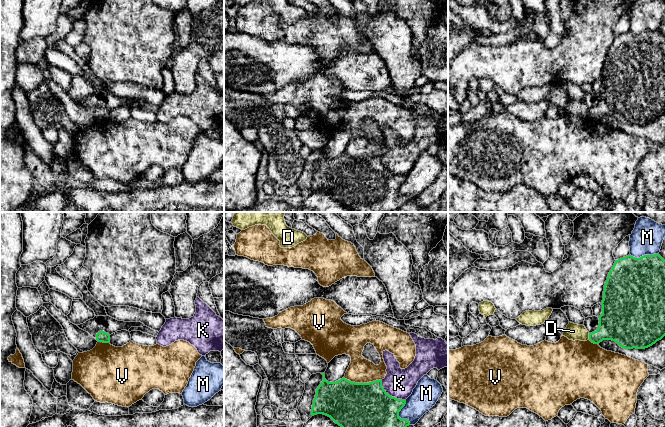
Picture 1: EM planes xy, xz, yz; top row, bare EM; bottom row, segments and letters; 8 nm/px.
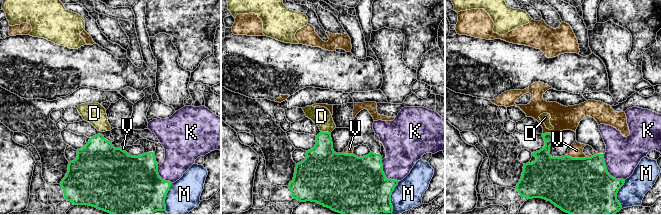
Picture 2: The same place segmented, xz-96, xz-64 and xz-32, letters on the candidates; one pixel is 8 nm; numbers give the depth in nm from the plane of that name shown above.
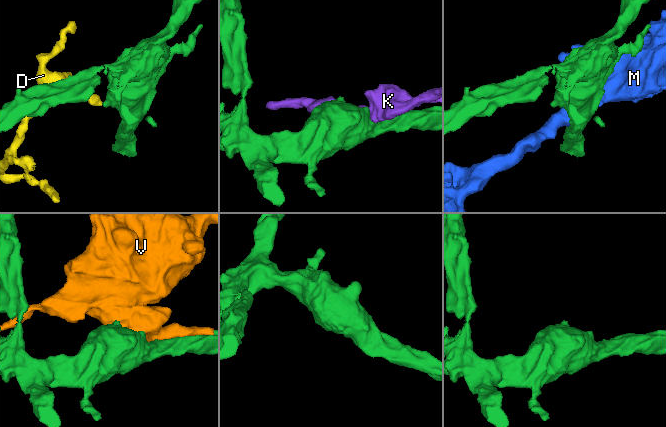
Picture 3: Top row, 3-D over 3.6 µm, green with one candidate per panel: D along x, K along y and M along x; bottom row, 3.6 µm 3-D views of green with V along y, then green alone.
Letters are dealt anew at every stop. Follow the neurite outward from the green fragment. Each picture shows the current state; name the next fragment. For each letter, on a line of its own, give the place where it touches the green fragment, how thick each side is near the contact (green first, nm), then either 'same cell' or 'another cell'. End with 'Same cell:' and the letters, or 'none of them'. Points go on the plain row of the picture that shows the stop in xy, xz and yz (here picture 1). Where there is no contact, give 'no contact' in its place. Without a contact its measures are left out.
D: yz (589, 112) | 280/130 nm | another cell
K: xz (389, 171) | 440/240 nm | another cell
M: xz (398, 190) | 420/200 nm | another cell
V: xz (362, 159) | 440/200 nm | another cell
Same cell: none of them

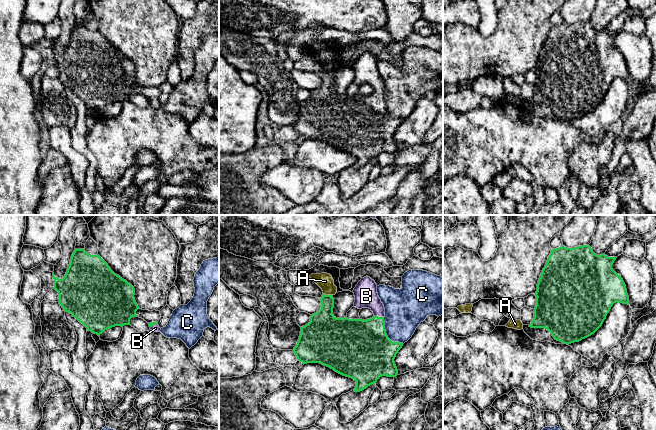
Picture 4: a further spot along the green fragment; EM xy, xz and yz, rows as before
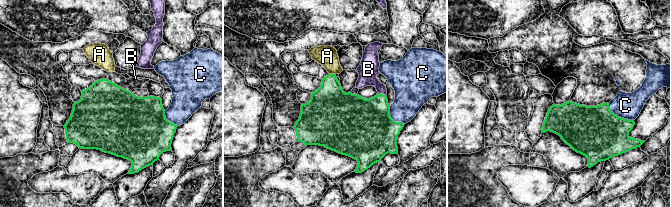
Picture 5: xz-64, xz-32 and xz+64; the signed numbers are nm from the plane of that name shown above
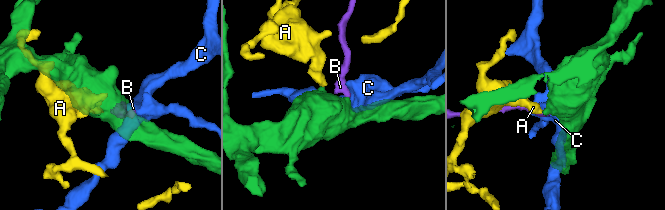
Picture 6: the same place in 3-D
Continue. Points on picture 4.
A: xz (328, 71) | 220/130 nm | another cell
B: xz (379, 93) | 400/190 nm | same cell
C: xz (386, 111) | 480/320 nm | another cell
Same cell: B

